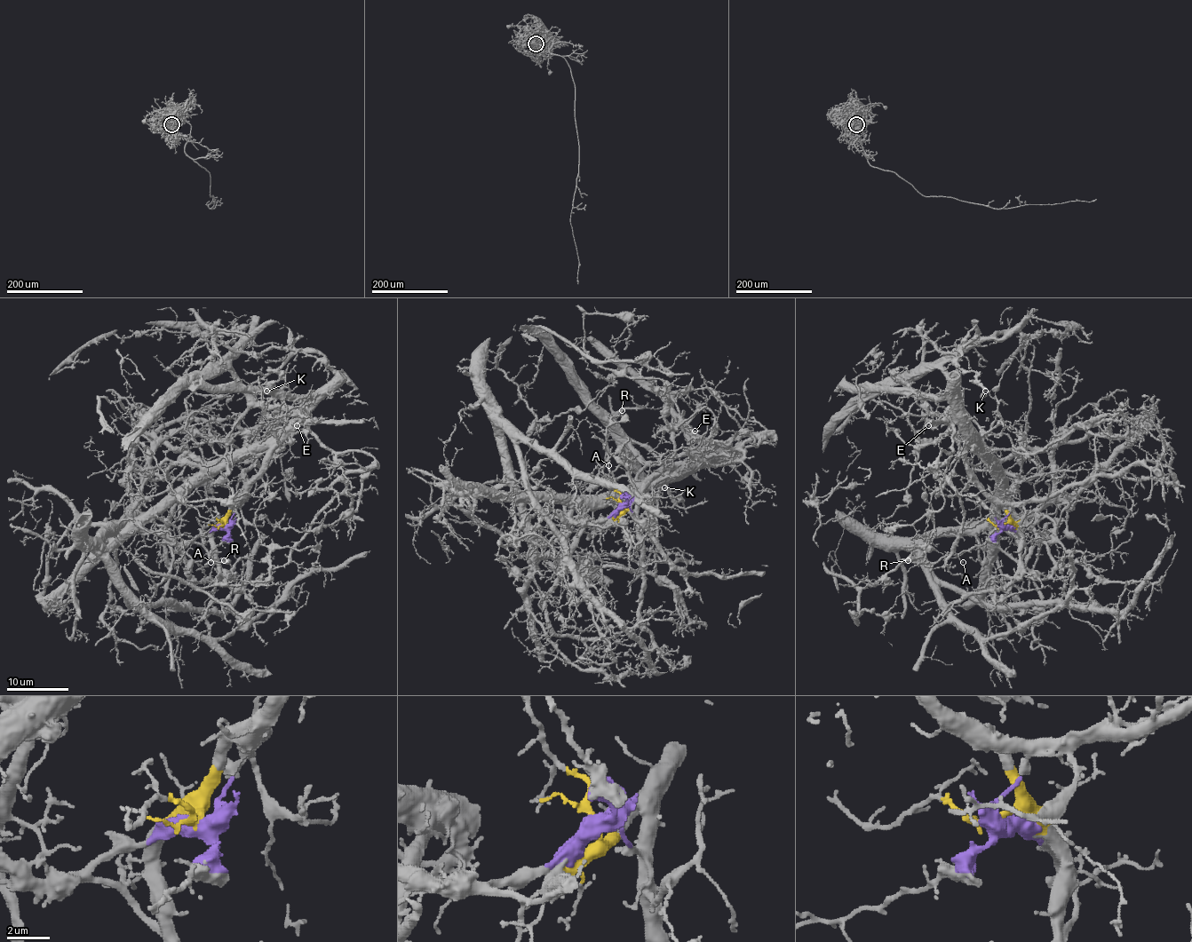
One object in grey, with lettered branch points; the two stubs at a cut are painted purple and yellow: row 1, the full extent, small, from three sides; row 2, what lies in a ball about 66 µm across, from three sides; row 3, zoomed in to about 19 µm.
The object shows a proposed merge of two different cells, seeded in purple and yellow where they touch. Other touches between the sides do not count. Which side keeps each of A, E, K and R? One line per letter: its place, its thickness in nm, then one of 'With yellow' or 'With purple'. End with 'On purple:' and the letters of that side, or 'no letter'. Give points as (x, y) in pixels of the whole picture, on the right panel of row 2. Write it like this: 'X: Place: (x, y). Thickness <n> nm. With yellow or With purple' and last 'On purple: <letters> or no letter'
A: Place: (963, 562). Thickness 90 nm. With purple
E: Place: (928, 425). Thickness 200 nm. With yellow
K: Place: (985, 391). Thickness 100 nm. With yellow
R: Place: (908, 560). Thickness 110 nm. With purple
On purple: A, R

